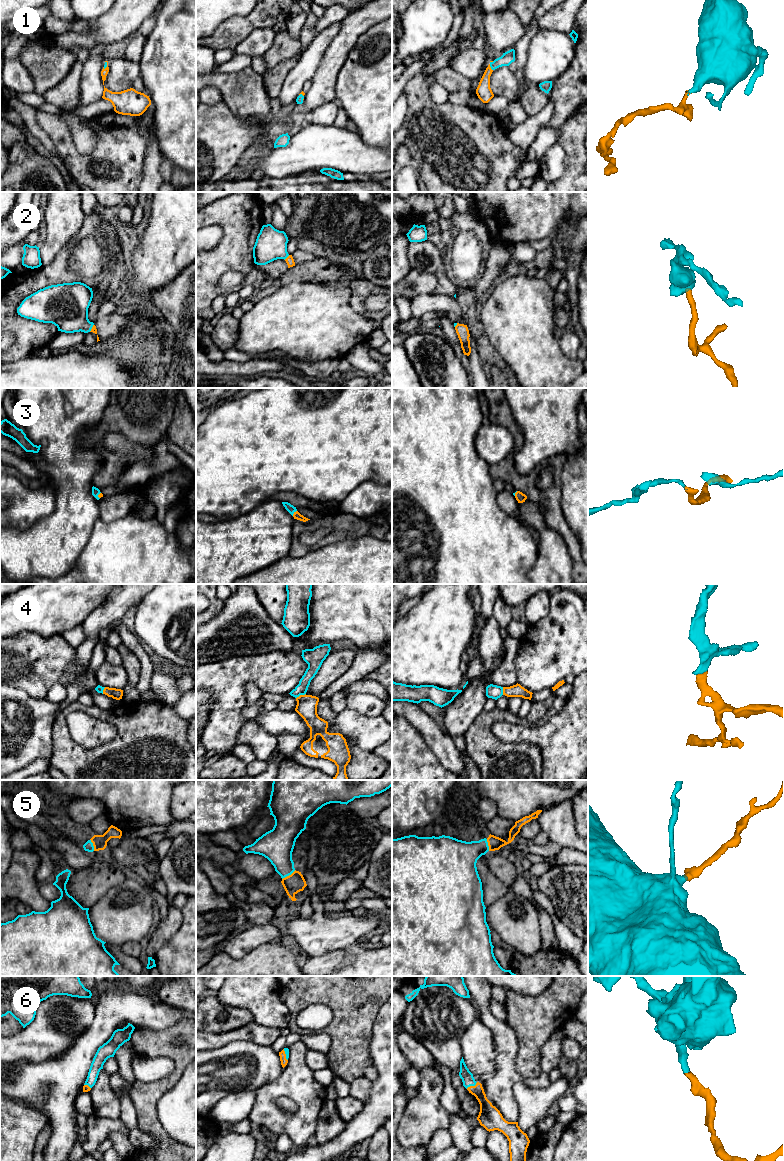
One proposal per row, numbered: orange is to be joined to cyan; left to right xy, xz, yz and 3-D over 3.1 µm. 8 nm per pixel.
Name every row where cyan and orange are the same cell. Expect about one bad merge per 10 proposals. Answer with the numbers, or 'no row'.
1, 2, 3, 4, 5, 6

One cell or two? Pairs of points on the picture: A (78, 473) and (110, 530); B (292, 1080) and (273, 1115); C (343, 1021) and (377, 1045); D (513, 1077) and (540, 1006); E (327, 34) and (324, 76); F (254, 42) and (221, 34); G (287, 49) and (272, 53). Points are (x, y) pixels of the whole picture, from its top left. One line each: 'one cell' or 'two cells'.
A: two cells
B: one cell
C: two cells
D: two cells
E: two cells
F: two cells
G: one cell

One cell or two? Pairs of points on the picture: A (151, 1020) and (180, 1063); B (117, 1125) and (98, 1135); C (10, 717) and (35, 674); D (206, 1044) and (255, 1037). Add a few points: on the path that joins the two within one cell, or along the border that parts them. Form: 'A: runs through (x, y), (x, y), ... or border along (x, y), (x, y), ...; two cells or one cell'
A: border along (179, 1020), (162, 1029), (135, 1028); two cells
B: runs through (112, 1125), (107, 1126), (103, 1130); one cell
C: border along (10, 686), (21, 688), (33, 697), (45, 699); two cells
D: runs through (218, 1040), (234, 1035), (243, 1035); one cell

